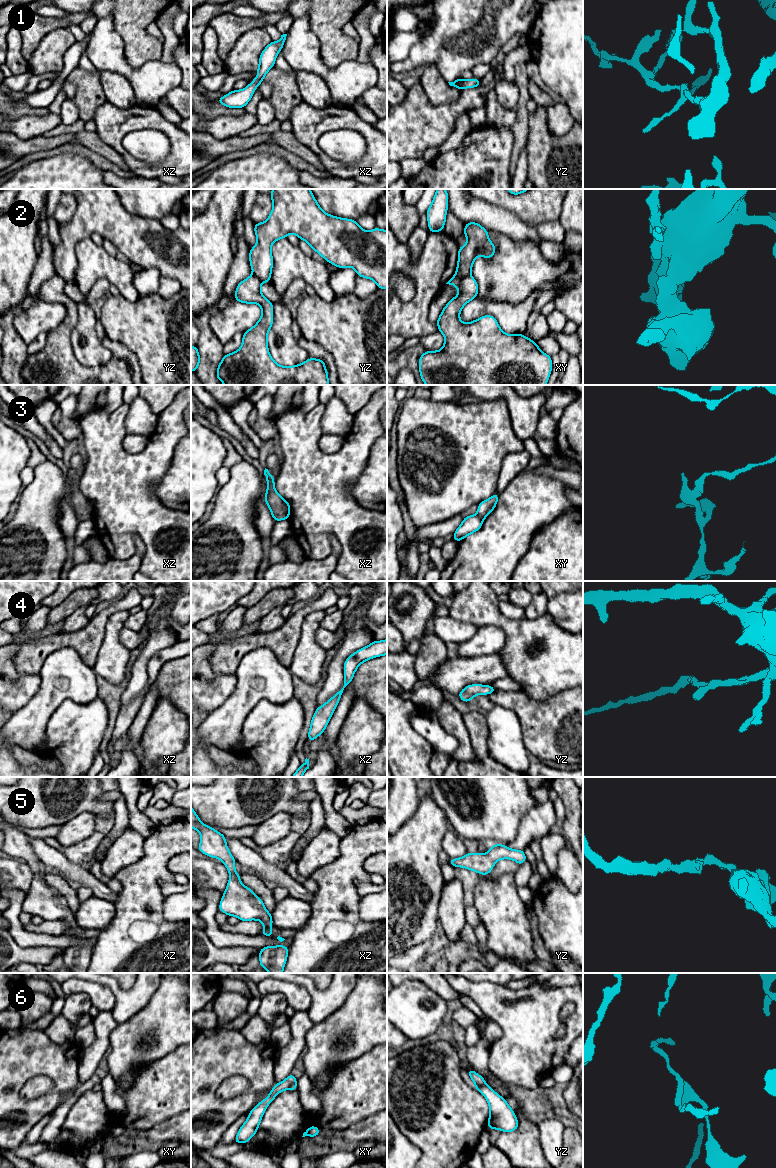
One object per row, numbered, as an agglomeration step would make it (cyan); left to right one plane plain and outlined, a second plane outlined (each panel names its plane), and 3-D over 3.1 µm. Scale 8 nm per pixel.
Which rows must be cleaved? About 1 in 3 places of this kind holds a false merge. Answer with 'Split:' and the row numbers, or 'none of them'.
Split: 2, 3, 6

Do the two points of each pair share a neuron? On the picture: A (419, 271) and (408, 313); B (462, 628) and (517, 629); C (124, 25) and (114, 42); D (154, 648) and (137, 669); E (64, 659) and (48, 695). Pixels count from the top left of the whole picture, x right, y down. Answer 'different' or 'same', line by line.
A: same
B: different
C: different
D: same
E: same

